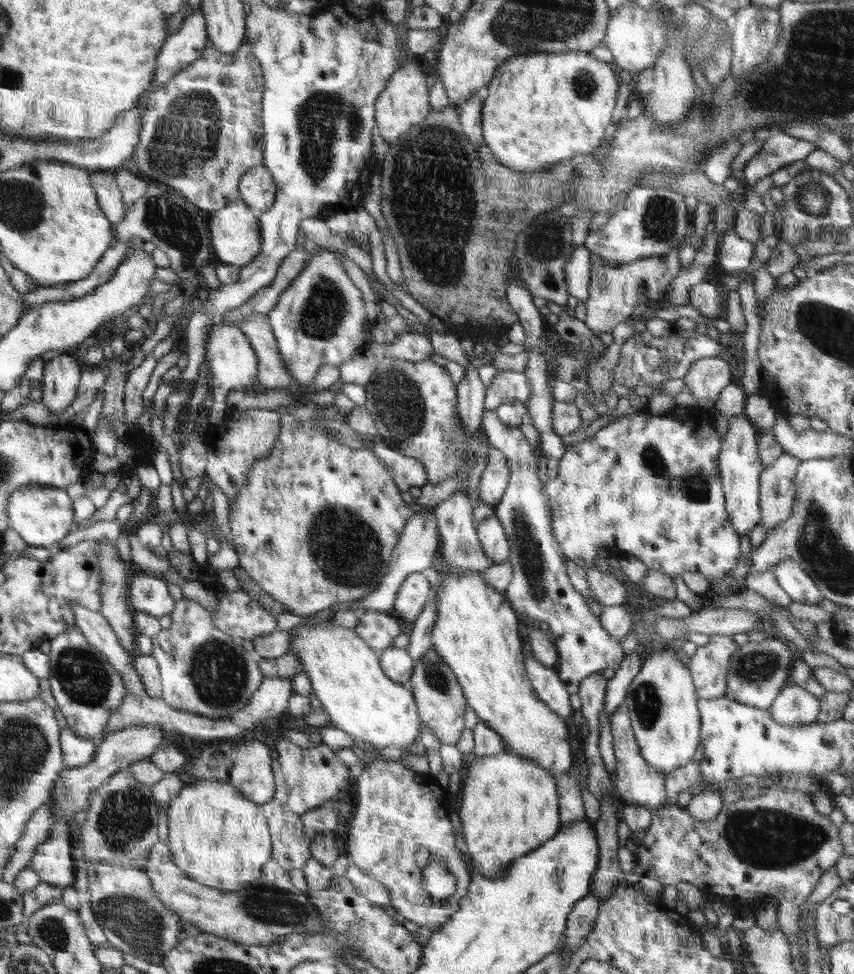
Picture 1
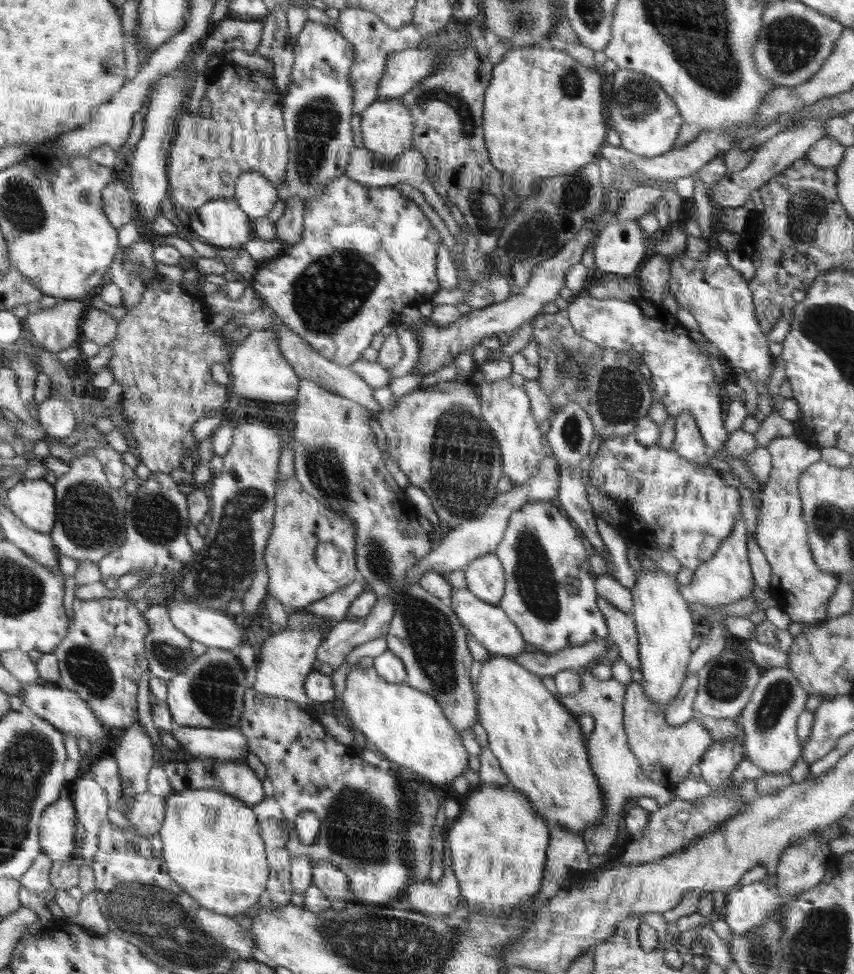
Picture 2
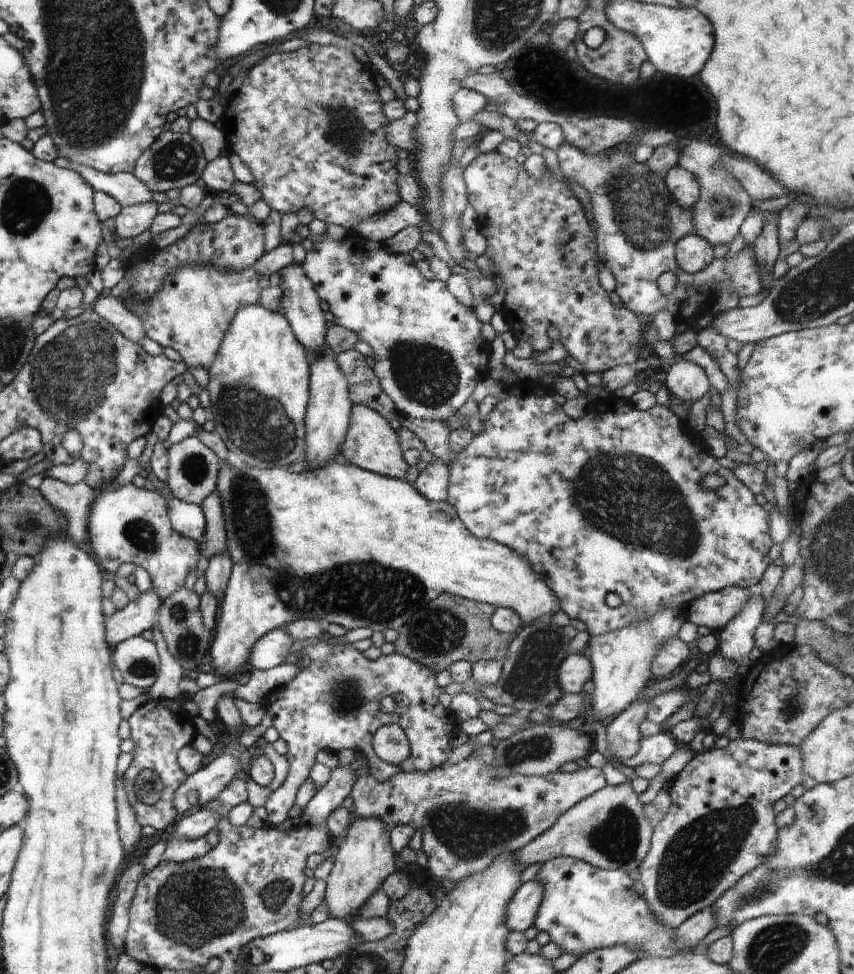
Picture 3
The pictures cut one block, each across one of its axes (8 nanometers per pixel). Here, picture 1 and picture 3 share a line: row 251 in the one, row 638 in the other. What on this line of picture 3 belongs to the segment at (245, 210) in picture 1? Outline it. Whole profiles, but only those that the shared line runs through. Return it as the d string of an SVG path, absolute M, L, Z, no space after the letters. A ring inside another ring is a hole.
M335 460L325 463L322 467L317 467L304 471L303 473L289 472L288 467L276 467L260 469L249 467L239 470L226 462L220 463L217 476L217 489L222 503L224 517L224 528L226 532L226 549L230 553L232 568L224 598L220 601L219 617L217 618L216 628L212 633L210 654L212 656L213 667L218 670L220 678L238 679L239 675L249 669L248 654L252 650L252 645L264 636L267 632L277 628L284 628L289 622L295 620L326 620L332 624L340 624L346 630L353 628L372 628L374 632L382 632L384 628L397 630L406 624L416 610L426 606L439 594L452 594L452 596L462 597L471 601L492 604L496 607L512 608L524 624L543 618L547 619L552 612L559 610L558 598L556 594L534 574L534 570L528 566L526 558L522 554L510 550L508 546L502 546L493 540L476 538L463 525L456 510L448 504L448 501L431 501L424 498L412 483L406 480L387 477L378 473L373 473L350 463L340 464Z

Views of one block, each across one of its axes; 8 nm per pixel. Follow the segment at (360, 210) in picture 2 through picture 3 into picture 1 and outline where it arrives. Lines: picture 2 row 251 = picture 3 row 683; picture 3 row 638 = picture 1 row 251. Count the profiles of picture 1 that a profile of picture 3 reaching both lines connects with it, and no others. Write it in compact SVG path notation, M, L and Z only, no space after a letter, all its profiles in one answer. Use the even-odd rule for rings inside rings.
M324 250L313 254L267 313L280 356L303 389L312 386L323 364L339 367L372 342L374 324L366 313L362 292L348 277L340 258L339 253Z

